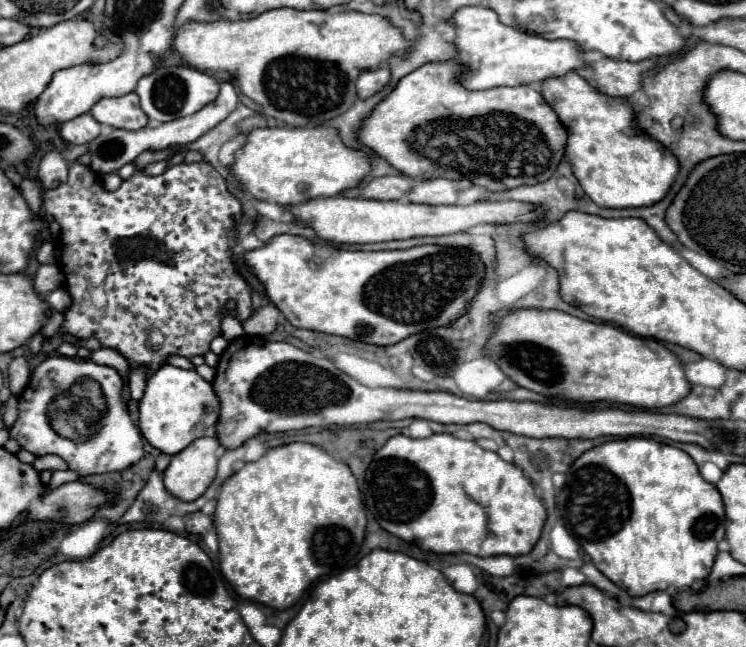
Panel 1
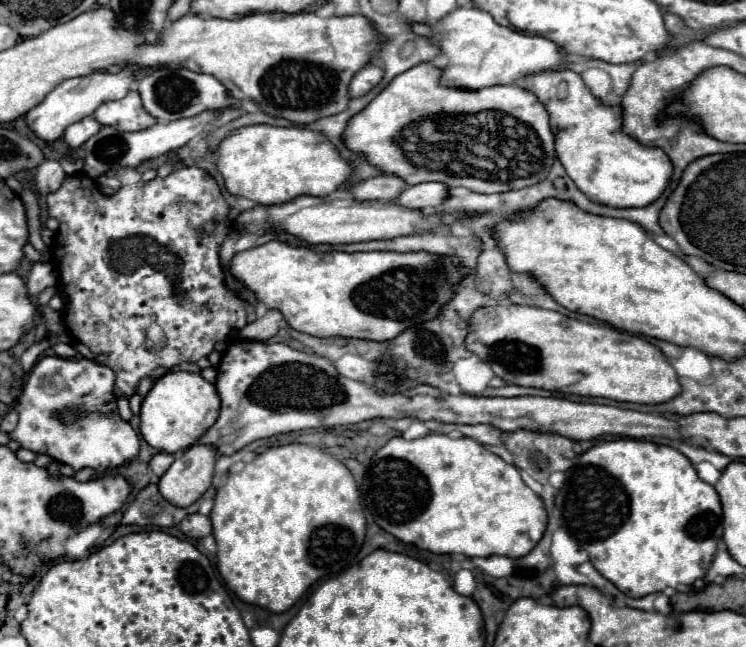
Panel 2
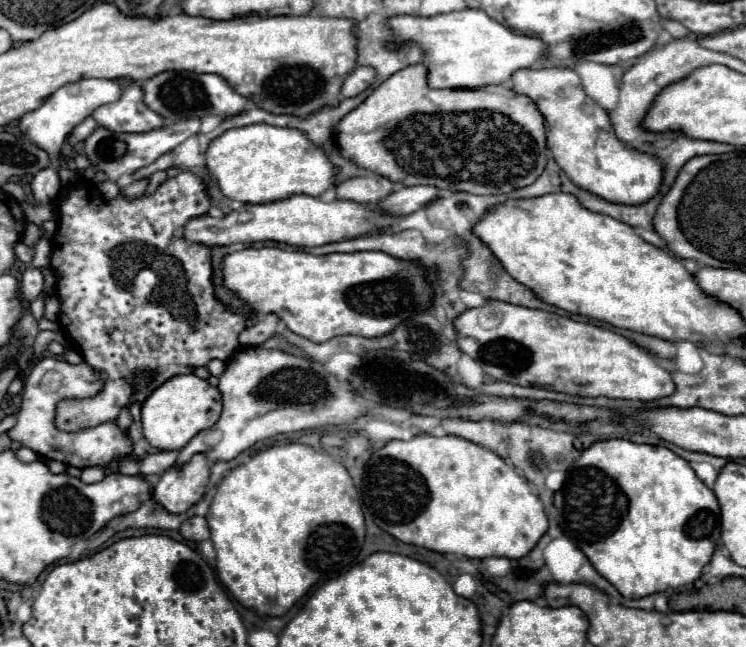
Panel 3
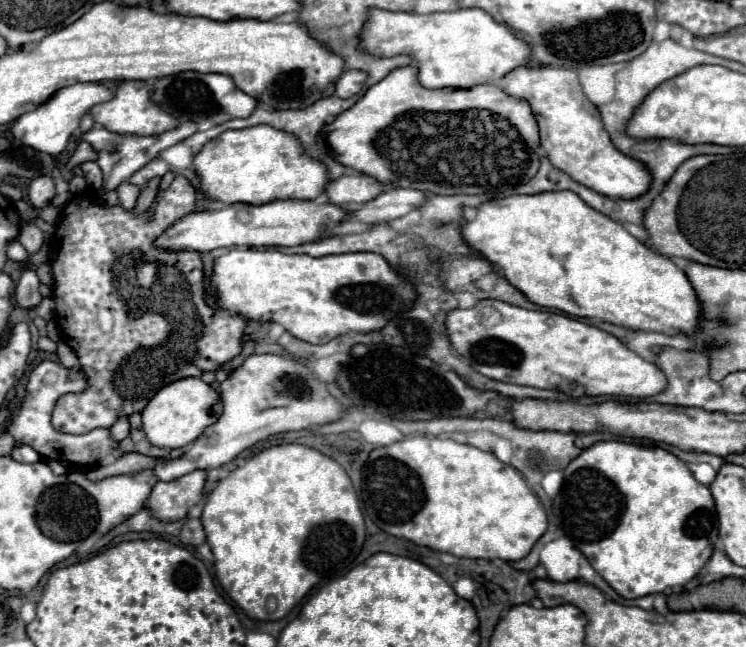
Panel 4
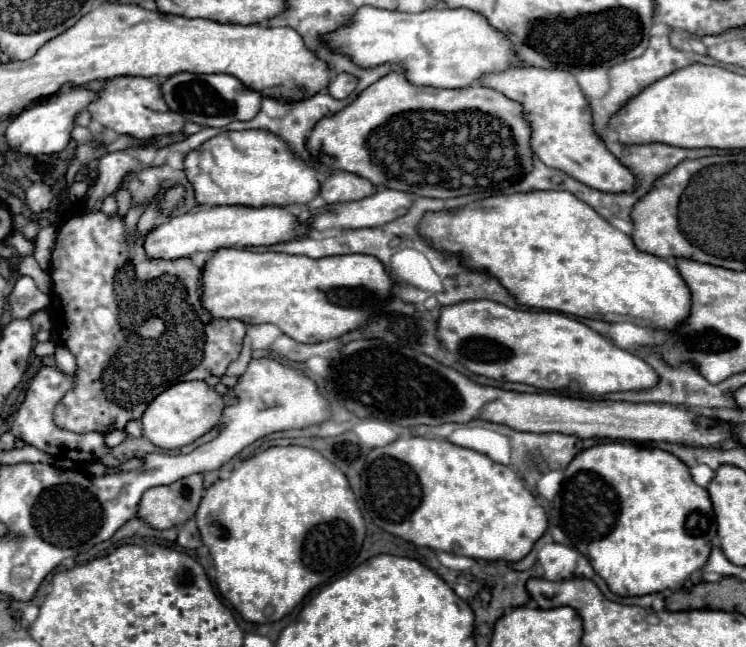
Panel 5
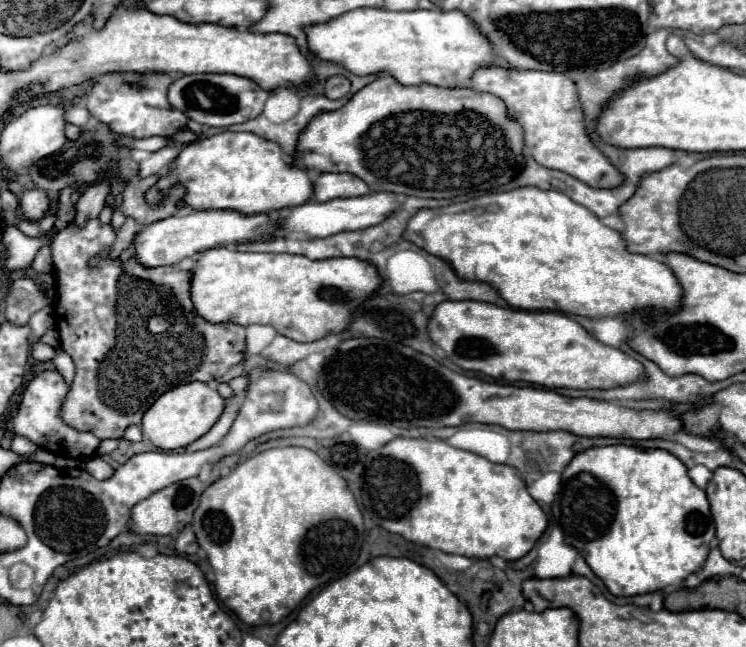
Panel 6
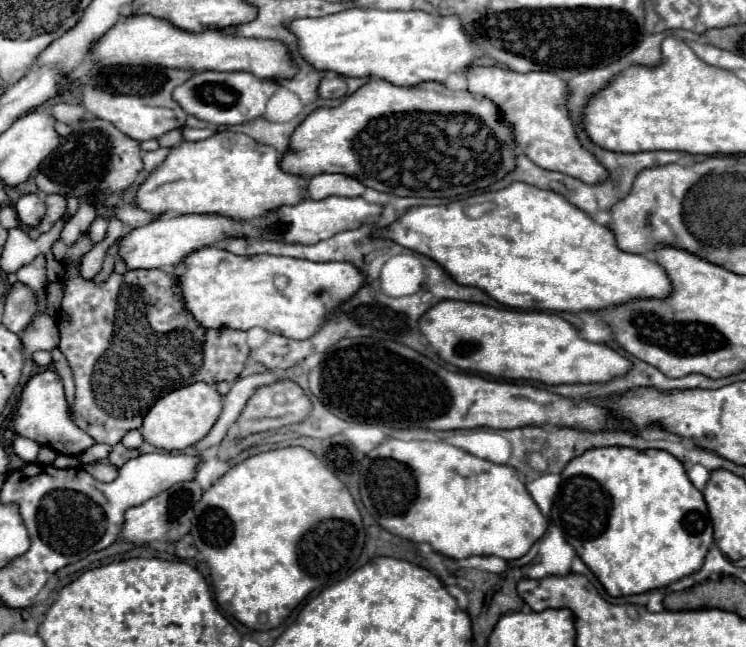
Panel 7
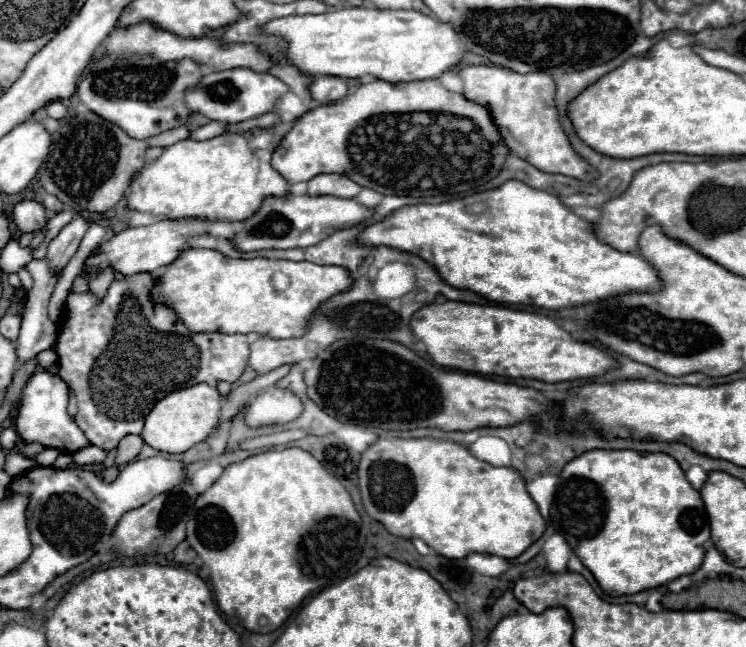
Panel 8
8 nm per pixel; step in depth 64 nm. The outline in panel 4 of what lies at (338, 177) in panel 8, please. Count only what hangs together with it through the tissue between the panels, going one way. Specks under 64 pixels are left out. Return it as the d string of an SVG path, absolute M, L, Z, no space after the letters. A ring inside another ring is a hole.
M342 174L340 178L326 184L326 194L332 204L364 204L376 198L384 190L384 184L364 174Z

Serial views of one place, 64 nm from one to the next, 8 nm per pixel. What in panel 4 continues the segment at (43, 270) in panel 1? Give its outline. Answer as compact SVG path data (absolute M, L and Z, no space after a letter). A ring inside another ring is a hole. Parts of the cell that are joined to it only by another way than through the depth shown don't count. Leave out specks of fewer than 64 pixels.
M24 270L18 284L16 284L16 306L24 308L24 310L30 310L34 306L38 306L42 302L42 294L38 290L40 286L40 280L36 276L36 272L32 270Z

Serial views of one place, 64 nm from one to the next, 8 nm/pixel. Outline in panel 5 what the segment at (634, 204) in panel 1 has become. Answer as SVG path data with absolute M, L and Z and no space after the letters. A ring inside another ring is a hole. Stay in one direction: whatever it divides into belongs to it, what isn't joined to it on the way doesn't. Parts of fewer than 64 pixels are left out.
M512 66L496 74L484 74L480 78L480 86L492 88L522 104L524 118L532 128L530 148L546 166L562 170L594 190L628 192L634 188L634 176L604 148L594 134L588 102L570 72Z

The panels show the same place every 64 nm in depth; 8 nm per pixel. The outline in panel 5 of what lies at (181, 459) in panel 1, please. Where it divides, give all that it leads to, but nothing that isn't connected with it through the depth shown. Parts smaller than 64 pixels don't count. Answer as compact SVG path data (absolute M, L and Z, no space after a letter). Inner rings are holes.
M202 474L186 476L168 486L150 488L142 496L136 516L152 530L180 528L194 516L202 490Z

